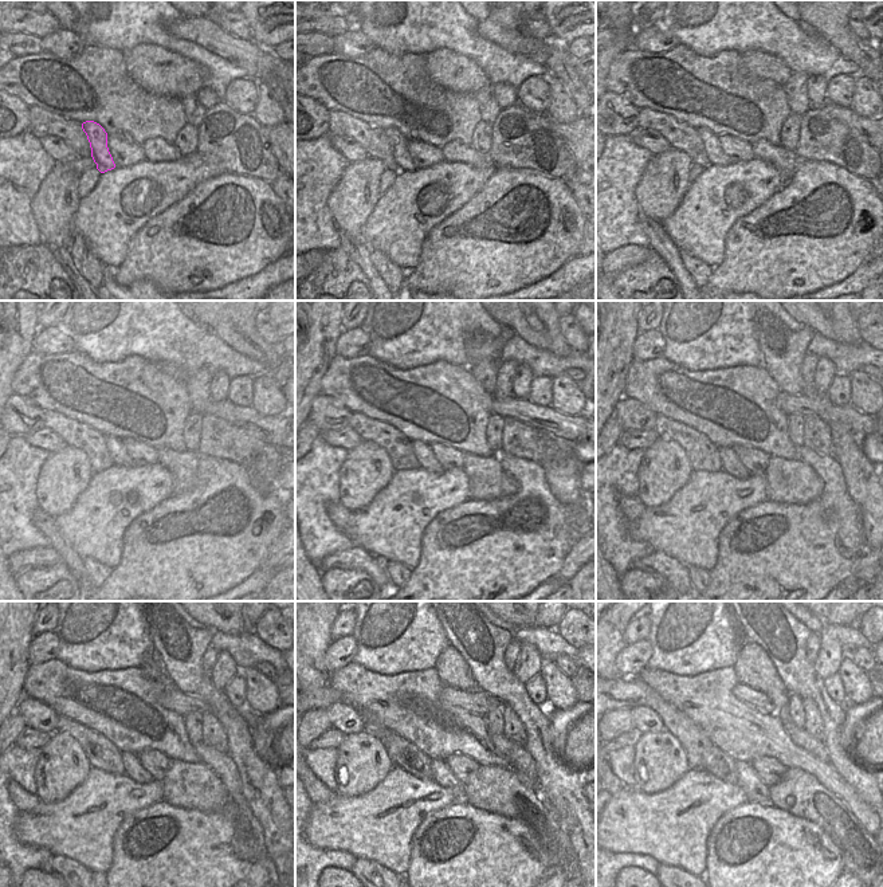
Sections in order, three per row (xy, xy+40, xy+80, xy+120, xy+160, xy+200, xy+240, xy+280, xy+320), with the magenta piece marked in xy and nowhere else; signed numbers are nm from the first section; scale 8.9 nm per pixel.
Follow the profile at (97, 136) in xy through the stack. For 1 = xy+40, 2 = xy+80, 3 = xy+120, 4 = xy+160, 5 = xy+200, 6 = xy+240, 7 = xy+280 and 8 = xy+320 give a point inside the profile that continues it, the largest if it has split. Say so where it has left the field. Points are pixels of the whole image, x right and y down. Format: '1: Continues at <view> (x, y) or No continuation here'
1: Continues at xy+40 (401, 159)
2: Continues at xy+80 (713, 149)
3: Continues at xy+120 (116, 447)
4: Continues at xy+160 (427, 460)
5: Continues at xy+200 (732, 464)
6: Continues at xy+240 (133, 768)
7: Continues at xy+280 (440, 773)
8: Continues at xy+320 (756, 791).

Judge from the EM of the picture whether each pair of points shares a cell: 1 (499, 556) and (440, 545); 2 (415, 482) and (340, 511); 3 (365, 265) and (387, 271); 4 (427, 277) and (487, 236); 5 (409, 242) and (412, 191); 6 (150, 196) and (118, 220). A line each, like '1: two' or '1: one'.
1: one
2: two
3: two
4: one
5: one
6: one

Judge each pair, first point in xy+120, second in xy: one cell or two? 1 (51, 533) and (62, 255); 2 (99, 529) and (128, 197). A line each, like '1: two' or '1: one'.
1: one
2: one

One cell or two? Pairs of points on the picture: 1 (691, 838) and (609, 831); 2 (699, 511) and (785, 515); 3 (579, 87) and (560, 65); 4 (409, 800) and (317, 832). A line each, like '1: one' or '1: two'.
1: one
2: two
3: one
4: one

